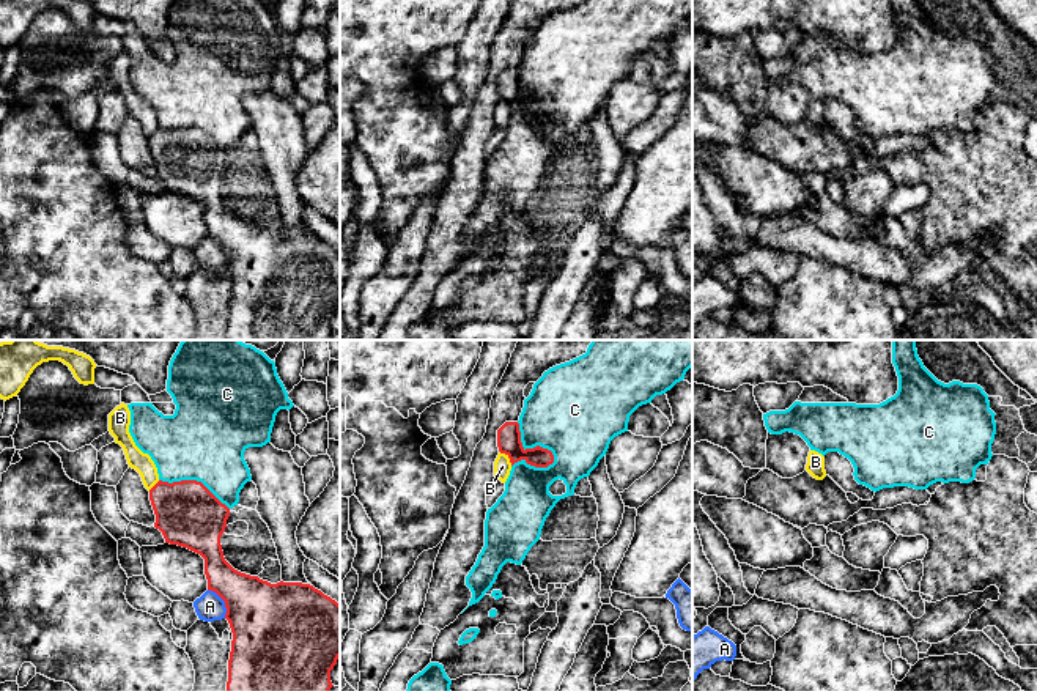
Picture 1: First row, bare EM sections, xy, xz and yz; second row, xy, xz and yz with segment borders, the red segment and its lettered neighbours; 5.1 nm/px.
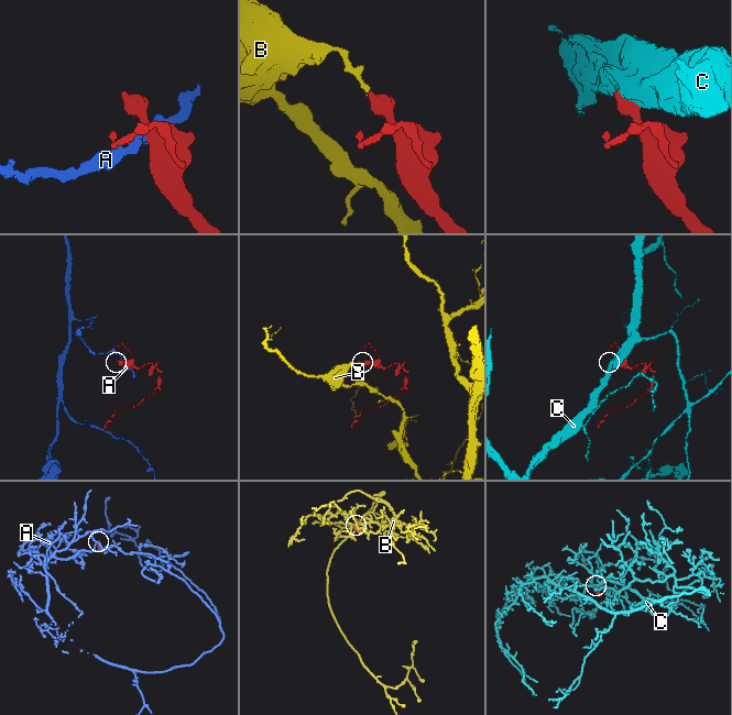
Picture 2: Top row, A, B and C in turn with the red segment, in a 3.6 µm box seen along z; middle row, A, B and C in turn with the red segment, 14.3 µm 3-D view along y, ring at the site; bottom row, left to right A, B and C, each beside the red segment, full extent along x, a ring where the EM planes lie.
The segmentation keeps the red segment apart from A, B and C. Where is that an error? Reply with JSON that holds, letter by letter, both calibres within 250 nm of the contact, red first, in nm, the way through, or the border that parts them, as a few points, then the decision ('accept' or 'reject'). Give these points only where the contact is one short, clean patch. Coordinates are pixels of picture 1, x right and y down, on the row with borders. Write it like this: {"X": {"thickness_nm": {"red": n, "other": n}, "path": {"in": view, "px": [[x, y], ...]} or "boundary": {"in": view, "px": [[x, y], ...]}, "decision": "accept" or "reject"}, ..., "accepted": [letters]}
{"A": {"thickness_nm": {"red": 380, "other": 150}, "decision": "reject"}, "B": {"thickness_nm": {"red": 130, "other": 90}, "boundary": {"in": "xz", "px": [[499, 450], [512, 465]]}, "decision": "reject"}, "C": {"thickness_nm": {"red": 130, "other": 420}, "decision": "reject"}, "accepted": []}

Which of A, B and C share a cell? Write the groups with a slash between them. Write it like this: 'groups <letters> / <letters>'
groups A / B / C

